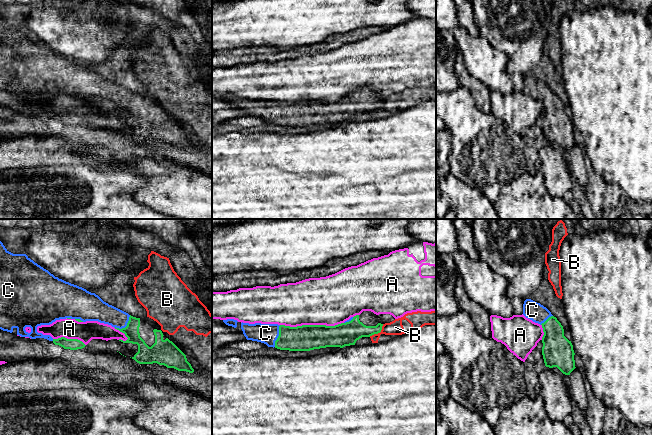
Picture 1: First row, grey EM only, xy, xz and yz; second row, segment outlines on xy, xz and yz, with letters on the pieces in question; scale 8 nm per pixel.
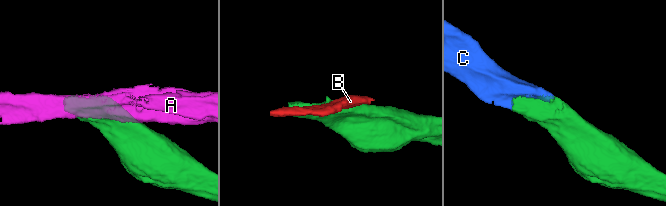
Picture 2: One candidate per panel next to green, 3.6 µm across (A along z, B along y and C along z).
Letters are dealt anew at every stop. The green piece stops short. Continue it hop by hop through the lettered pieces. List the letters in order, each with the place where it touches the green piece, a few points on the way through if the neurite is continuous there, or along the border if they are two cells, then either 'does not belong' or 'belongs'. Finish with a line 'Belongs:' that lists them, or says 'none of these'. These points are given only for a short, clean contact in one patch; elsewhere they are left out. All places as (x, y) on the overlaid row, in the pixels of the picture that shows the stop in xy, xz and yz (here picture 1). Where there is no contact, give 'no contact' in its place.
A: meets green in xz at (311, 325); does not belong
B: meets green in xz at (378, 332); border along xz (383, 324), (379, 332), (369, 336); does not belong
C: meets green in xy at (126, 326); belongs
Belongs: C

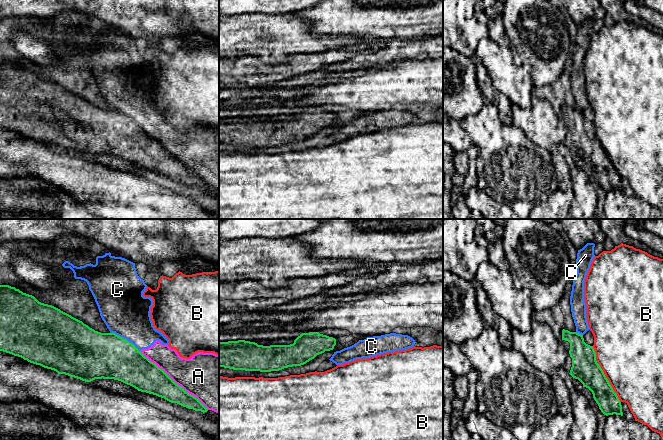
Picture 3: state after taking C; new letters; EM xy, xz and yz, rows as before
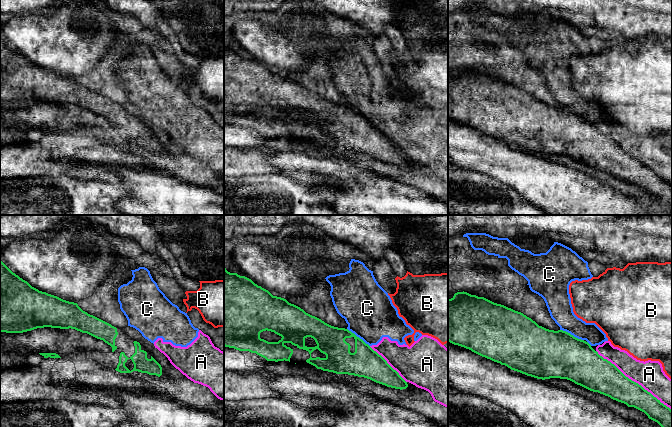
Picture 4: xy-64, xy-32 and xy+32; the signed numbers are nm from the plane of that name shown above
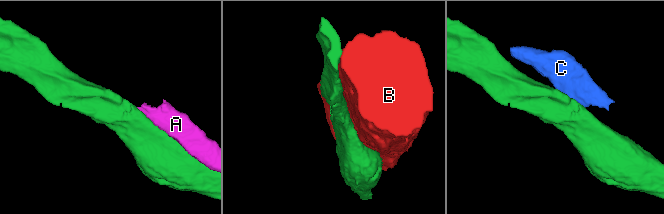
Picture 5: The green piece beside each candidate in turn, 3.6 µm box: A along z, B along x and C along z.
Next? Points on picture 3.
A: meets green in xy at (173, 381); does not belong
B: meets green in yz at (604, 374); does not belong
C: meets green in xy at (125, 339); border along xy (110, 332), (125, 338), (139, 351); does not belong
Belongs: none of these

